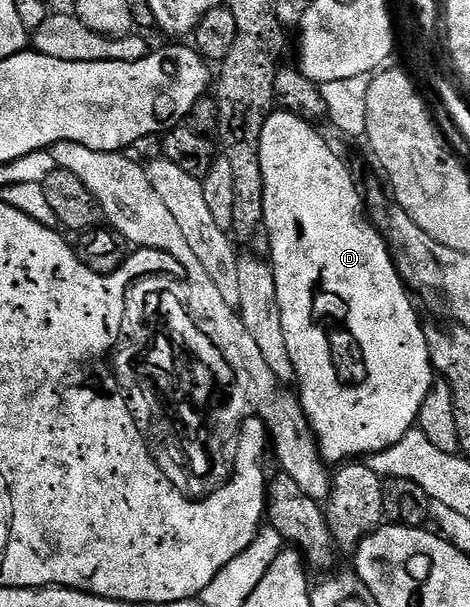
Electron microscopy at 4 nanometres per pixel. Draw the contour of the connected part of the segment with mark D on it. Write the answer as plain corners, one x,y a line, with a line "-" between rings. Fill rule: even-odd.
274,112
268,117
267,124
262,128
260,141
260,159
262,160
262,180
264,181
264,207
266,220
264,229
268,235
268,249
276,250
276,287
278,288
278,304
284,312
284,331
286,332
286,349
290,351
290,364
294,364
300,406
308,417
312,433
320,443
320,457
325,463
344,464
349,460
360,460
379,450
390,448
406,436
406,432
417,425
420,409
426,396
432,391
434,367
432,354
428,351
428,341
424,335
425,327
420,326
420,318
412,307
413,299
410,291
400,279
392,251
388,249
383,234
372,225
366,217
366,206
362,194
356,191
356,182
348,171
348,166
328,147
328,142
319,134
317,127
310,122
304,122
298,116
287,112

